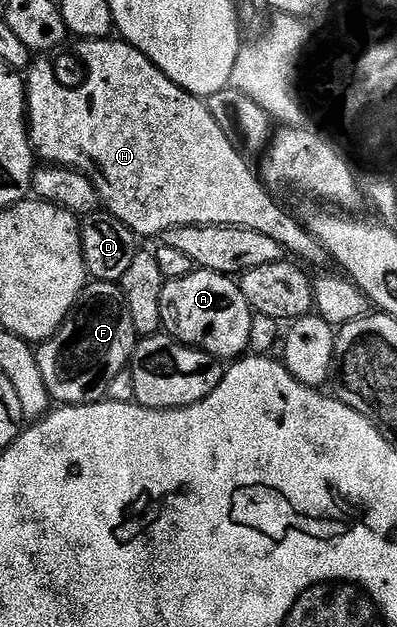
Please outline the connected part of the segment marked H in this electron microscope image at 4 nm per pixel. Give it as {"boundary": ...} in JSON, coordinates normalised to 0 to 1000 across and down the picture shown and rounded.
{"boundary":[[[202,64],[196,72],[199,91],[219,108],[219,124],[191,142],[149,131],[118,94],[81,96],[63,116],[68,214],[78,217],[78,236],[101,258],[196,270],[214,278],[234,292],[257,332],[305,349],[305,356],[353,380],[398,380],[451,359],[594,359],[678,375],[678,381],[708,388],[715,405],[756,418],[826,421],[814,389],[776,368],[751,344],[730,346],[683,316],[685,303],[662,292],[645,271],[640,276],[622,265],[625,252],[605,242],[594,226],[557,209],[514,156],[491,155],[436,132],[322,65]]]}

